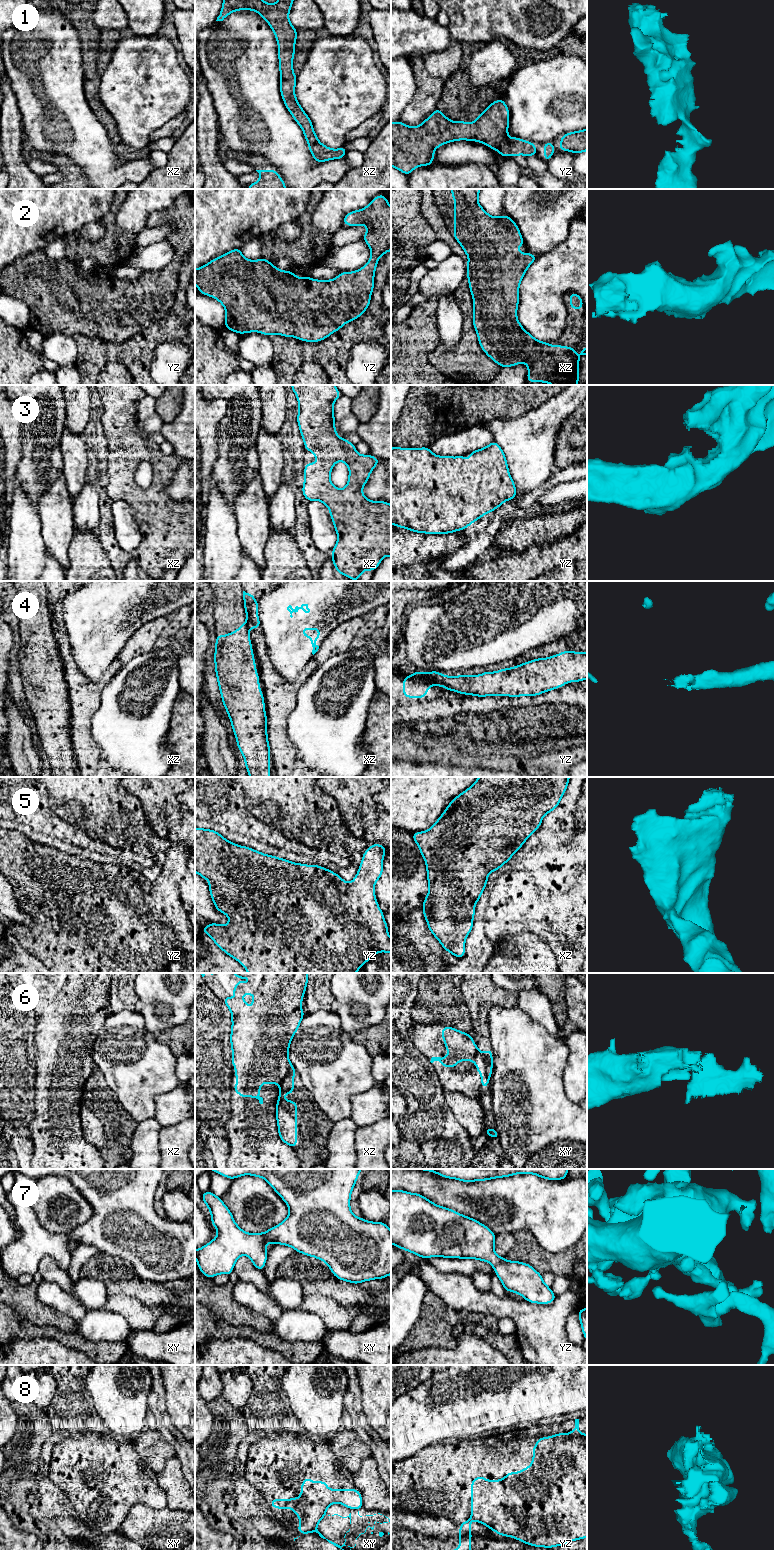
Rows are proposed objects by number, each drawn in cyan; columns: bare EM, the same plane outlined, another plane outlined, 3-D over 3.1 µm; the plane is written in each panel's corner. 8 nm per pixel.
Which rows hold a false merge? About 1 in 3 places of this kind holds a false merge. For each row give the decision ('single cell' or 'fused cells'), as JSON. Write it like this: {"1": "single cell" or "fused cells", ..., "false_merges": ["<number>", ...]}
{"1": "single cell", "2": "single cell", "3": "single cell", "4": "fused cells", "5": "single cell", "6": "fused cells", "7": "single cell", "8": "fused cells", "false_merges": ["4", "6", "8"]}

